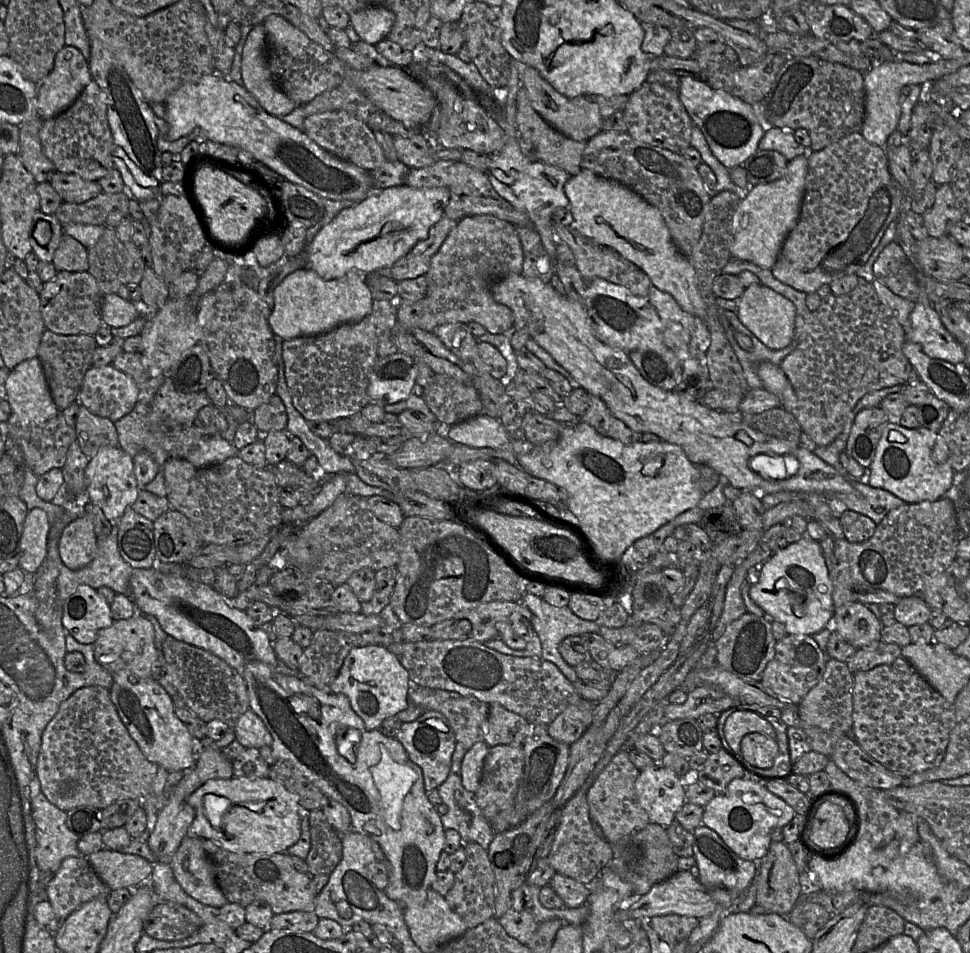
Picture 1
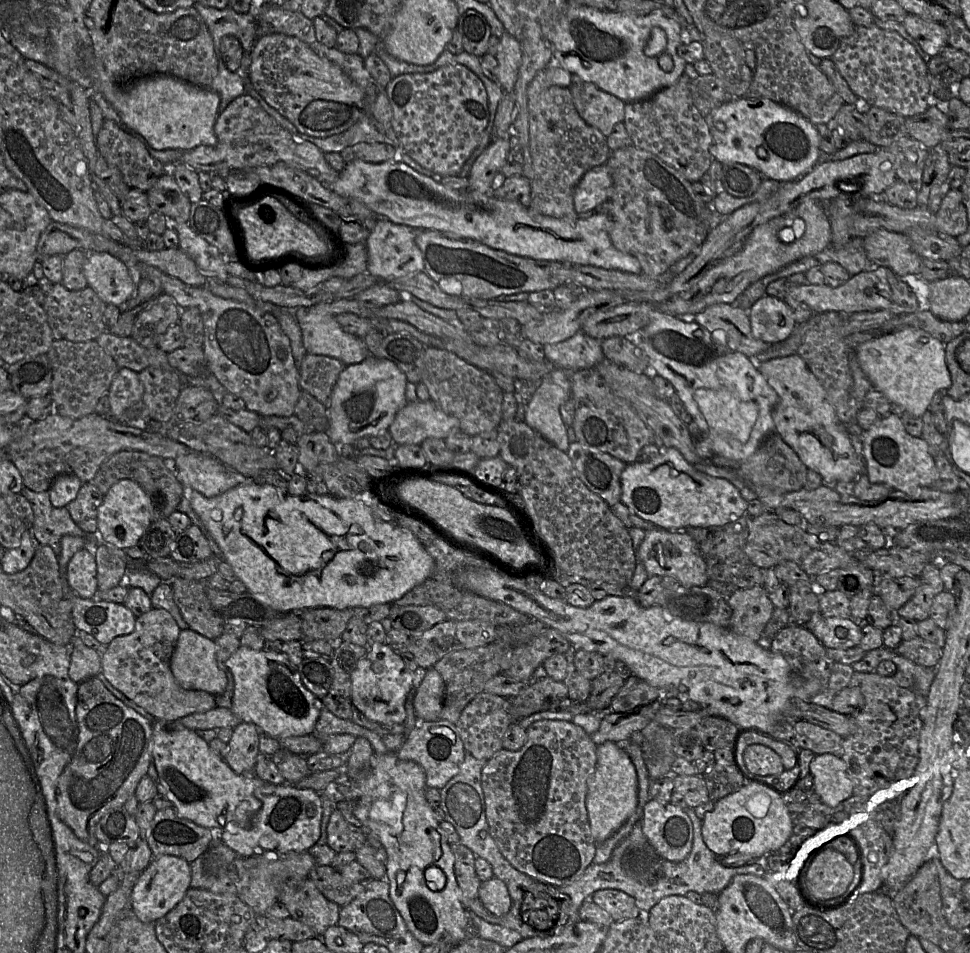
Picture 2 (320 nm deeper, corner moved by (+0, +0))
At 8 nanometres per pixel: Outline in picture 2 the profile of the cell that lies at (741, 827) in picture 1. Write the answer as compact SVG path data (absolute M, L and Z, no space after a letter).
M748 781L738 791L715 802L714 809L707 813L702 821L702 837L707 847L717 856L741 853L761 857L784 847L794 827L787 809L787 797L782 797L769 785Z

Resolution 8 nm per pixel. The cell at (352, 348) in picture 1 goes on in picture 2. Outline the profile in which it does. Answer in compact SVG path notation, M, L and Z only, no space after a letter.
M307 353L300 367L300 388L328 409L334 385L346 366L336 358Z

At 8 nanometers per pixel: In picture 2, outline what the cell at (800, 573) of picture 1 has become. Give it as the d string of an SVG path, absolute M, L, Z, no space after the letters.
M813 617L804 626L811 631L825 649L849 649L859 646L862 629L867 620Z

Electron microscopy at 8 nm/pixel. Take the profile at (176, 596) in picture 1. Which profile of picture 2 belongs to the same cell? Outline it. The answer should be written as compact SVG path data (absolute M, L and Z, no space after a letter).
M240 646L227 659L226 666L234 678L230 710L241 722L253 723L276 739L314 734L321 701L304 686L297 667L286 654Z

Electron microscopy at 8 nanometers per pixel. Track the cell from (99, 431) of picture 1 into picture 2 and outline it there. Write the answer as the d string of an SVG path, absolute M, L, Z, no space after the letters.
M125 450L110 456L99 468L95 477L90 481L104 496L108 490L120 480L129 479L137 482L146 492L151 504L152 521L167 519L183 497L184 487L176 478L170 461L152 456L145 452Z

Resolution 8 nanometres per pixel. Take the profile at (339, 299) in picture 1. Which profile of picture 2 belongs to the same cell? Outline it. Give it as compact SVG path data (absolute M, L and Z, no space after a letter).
M327 303L292 310L301 329L303 345L307 353L336 358L345 365L357 364L369 356L364 340L342 329L335 316L327 313Z

